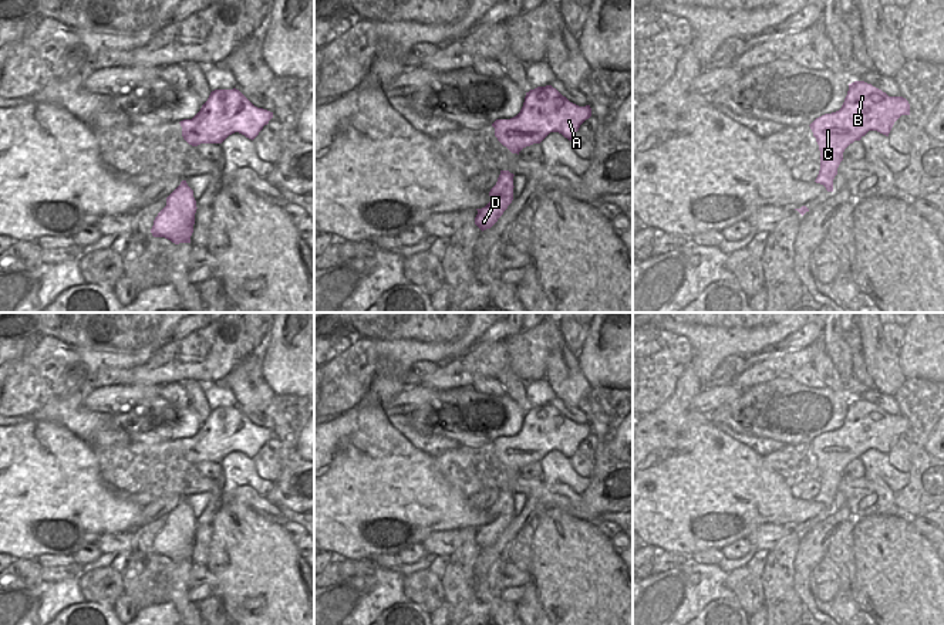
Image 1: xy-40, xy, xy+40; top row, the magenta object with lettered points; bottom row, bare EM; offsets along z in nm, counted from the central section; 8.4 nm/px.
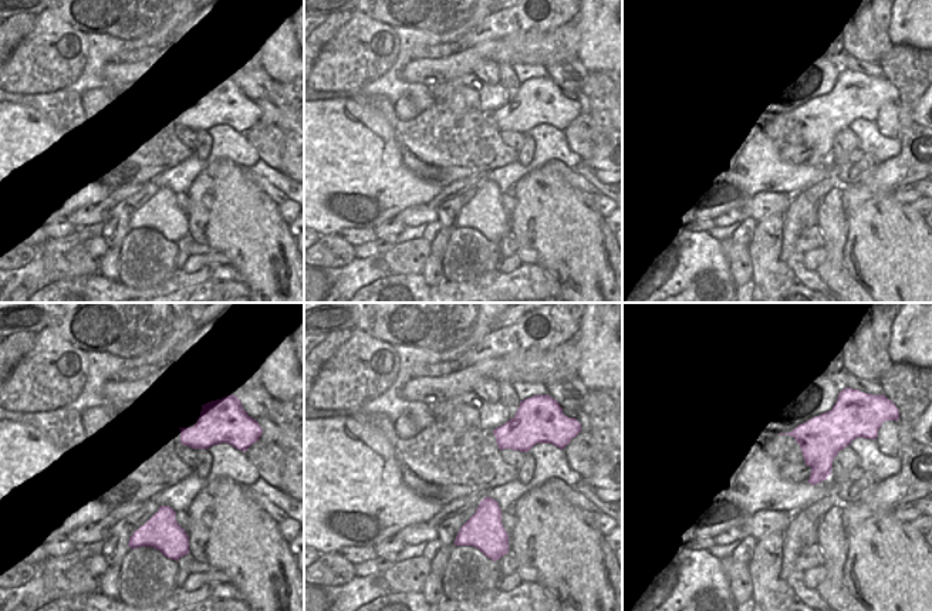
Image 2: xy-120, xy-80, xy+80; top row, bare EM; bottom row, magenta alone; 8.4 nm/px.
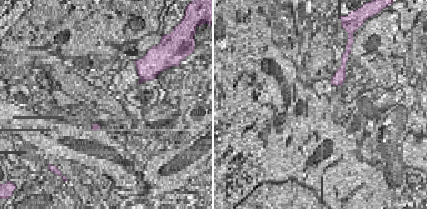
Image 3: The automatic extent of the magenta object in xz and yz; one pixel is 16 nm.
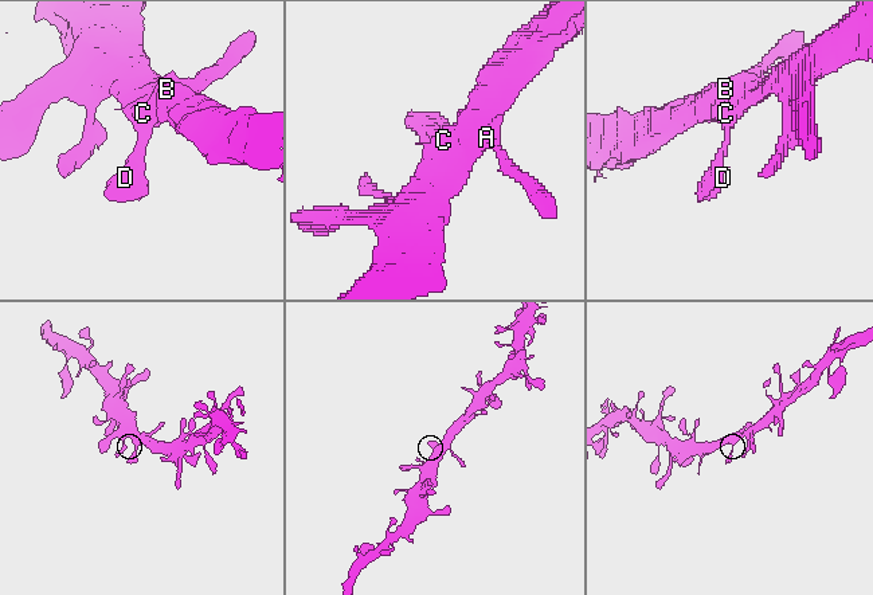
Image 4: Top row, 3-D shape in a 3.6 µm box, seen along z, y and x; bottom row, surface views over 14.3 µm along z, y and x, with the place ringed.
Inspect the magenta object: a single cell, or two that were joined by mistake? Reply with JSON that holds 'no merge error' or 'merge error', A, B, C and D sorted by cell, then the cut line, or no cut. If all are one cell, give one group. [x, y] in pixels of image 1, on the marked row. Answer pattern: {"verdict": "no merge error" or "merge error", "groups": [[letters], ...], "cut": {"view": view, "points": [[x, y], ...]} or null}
{"verdict": "no merge error", "groups": [["A", "B", "C", "D"]], "cut": null}

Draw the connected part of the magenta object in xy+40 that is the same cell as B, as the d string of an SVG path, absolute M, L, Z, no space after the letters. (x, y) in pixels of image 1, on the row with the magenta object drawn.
M864 81L849 84L842 108L816 118L809 125L820 151L820 170L815 182L833 192L833 179L844 149L869 131L889 136L901 115L910 115L910 104L906 98L889 97Z

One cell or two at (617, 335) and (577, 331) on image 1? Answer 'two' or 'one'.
two

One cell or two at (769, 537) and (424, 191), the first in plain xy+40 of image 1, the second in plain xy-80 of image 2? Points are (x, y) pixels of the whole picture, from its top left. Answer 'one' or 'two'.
two

